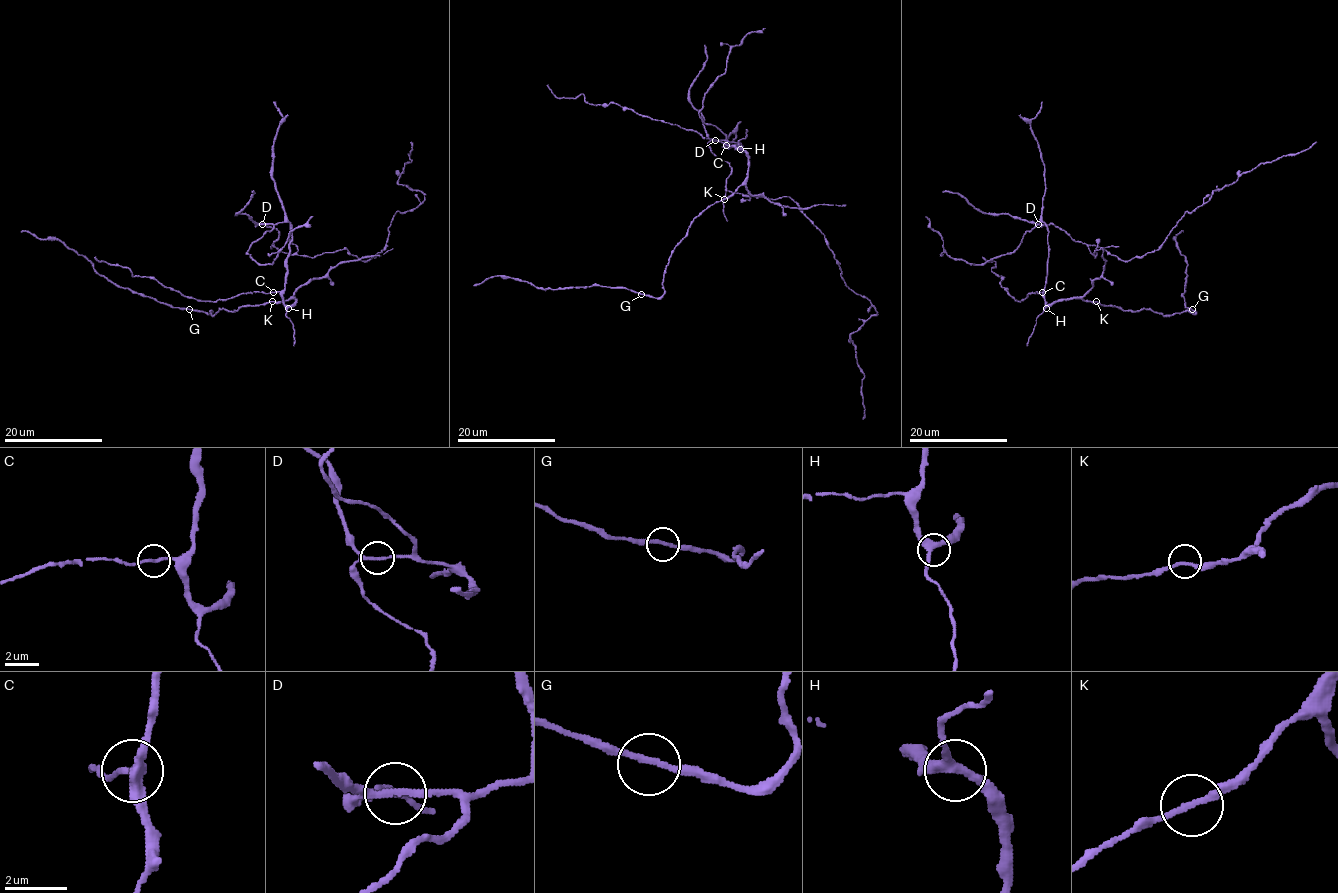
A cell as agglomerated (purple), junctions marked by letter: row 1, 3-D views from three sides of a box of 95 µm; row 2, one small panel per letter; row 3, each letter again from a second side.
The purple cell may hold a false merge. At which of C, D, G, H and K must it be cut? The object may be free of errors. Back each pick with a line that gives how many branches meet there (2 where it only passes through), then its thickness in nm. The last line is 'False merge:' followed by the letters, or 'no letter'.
False merge: no letter

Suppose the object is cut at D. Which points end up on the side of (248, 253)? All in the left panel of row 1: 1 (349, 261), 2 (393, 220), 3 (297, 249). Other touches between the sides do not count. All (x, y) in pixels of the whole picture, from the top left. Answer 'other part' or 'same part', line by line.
1: same part
2: other part
3: other part

